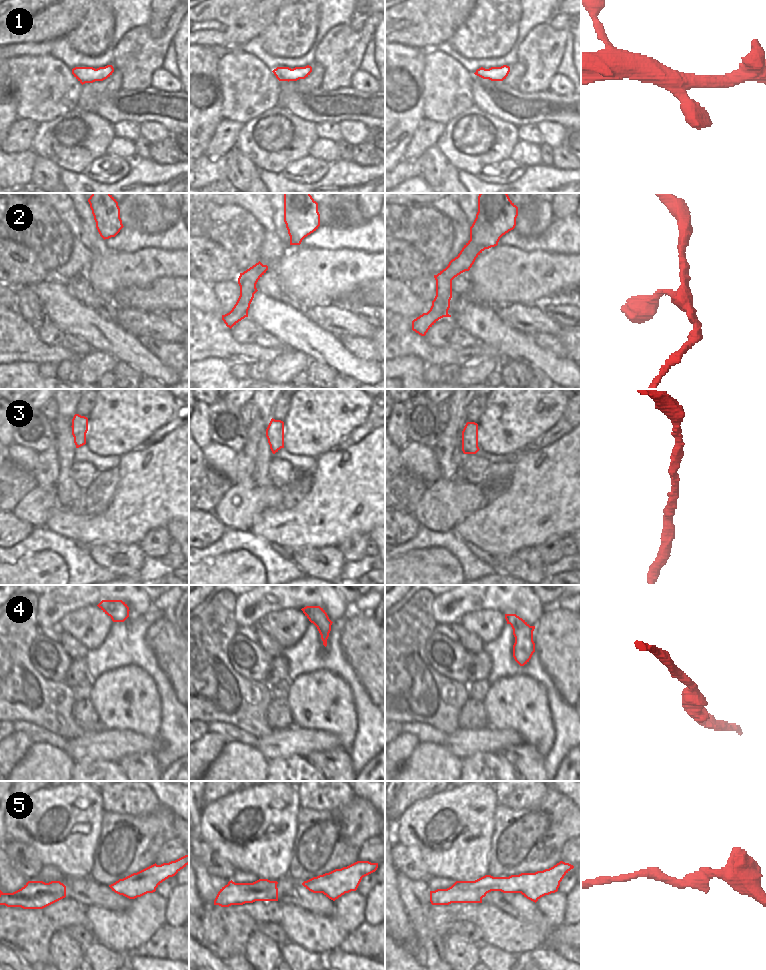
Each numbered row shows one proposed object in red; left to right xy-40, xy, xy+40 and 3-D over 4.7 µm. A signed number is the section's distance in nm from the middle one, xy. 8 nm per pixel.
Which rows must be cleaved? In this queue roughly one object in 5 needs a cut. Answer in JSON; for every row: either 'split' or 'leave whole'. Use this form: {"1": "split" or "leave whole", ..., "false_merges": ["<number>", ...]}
{"1": "leave whole", "2": "leave whole", "3": "leave whole", "4": "leave whole", "5": "leave whole", "false_merges": []}

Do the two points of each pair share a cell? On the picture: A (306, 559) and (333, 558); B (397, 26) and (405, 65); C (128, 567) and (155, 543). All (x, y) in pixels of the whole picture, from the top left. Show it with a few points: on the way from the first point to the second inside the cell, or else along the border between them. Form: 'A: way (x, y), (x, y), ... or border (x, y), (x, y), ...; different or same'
A: way (314, 562), (324, 567), (329, 566); same
B: border (395, 42), (423, 49); different
C: border (137, 544), (146, 555); different

